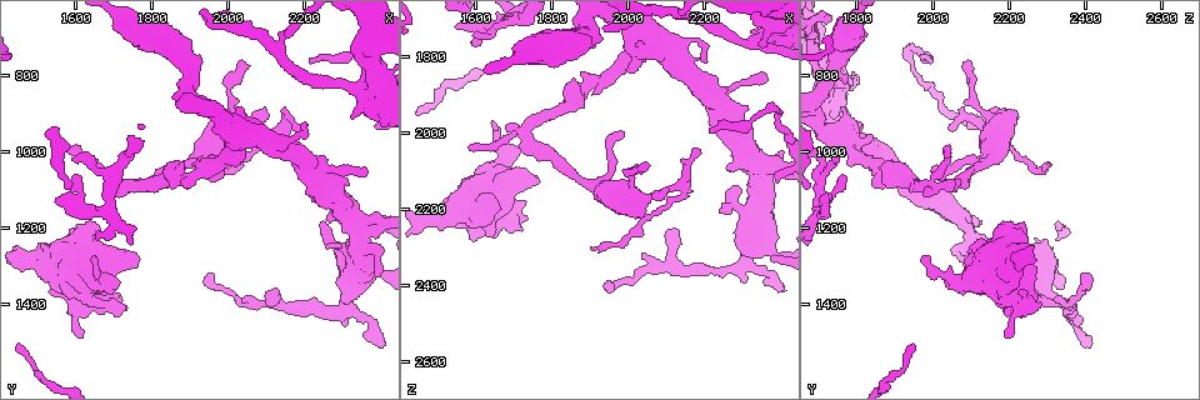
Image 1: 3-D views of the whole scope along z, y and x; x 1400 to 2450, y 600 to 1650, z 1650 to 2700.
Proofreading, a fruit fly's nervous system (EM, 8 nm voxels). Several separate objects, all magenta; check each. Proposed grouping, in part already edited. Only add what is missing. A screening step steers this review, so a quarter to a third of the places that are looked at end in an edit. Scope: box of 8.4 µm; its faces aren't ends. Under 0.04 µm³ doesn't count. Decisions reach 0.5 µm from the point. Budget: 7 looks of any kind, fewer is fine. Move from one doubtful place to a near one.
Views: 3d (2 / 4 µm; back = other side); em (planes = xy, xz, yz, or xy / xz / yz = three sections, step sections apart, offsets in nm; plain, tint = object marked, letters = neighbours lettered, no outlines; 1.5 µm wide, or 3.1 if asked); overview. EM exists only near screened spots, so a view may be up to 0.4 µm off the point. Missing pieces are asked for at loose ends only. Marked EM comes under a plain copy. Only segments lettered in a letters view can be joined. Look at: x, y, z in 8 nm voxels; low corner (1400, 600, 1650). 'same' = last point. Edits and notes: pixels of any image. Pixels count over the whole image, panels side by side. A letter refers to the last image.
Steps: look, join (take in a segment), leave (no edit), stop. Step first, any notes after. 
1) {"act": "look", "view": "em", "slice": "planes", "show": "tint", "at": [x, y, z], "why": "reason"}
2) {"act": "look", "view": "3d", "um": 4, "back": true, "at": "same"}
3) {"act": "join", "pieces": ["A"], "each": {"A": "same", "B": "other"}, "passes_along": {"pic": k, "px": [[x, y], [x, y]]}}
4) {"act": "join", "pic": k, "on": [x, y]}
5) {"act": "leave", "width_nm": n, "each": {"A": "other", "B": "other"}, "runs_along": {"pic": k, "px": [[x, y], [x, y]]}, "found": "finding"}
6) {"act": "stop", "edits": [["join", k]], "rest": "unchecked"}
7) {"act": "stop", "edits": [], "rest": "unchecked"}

{"act": "look", "view": "3d", "um": 4, "at": [2200, 930, 1820], "why": "branch stops here"}

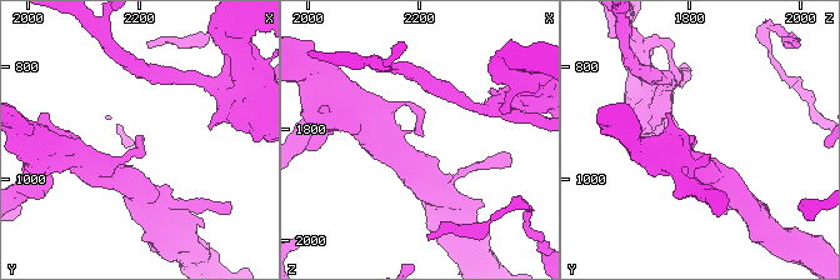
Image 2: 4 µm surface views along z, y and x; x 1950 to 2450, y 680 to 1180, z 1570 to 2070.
{"act": "look", "view": "em", "slice": "xz", "step": 4, "show": "letters", "at": [2195, 925, 1820], "why": "now the EM"}

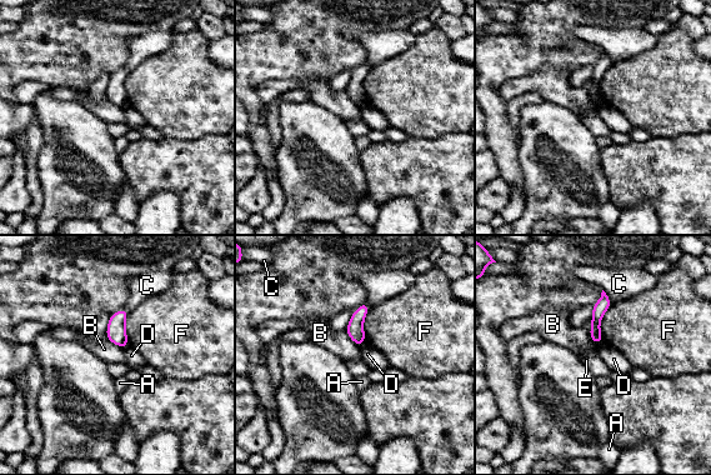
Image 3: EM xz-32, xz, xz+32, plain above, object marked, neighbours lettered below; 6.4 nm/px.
{"act": "leave", "each": {"A": "other", "B": "other", "C": "other", "D": "other", "E": "other", "F": "other"}, "border": {"pic": 3, "px": [[590, 320], [590, 338], [597, 344]]}, "found": "none of them fits"}

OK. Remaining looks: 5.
{"act": "look", "view": "em", "slice": "planes", "show": "letters", "at": [1680, 1095, 1990], "why": "branch stops here"}

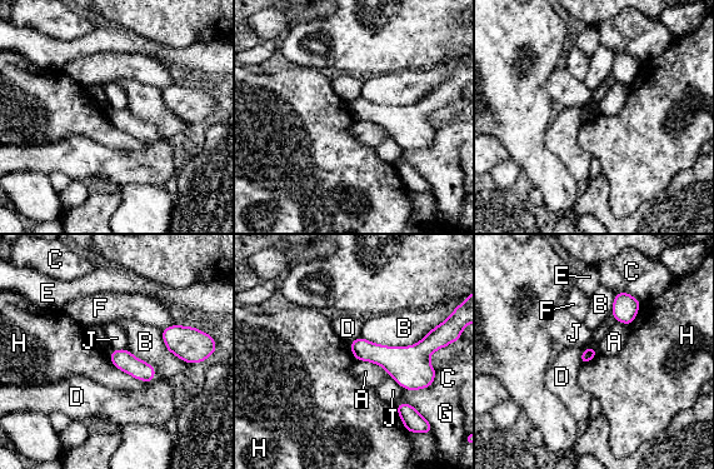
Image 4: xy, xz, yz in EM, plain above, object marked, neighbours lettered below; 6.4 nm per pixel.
{"act": "leave", "each": {"A": "other", "B": "other", "C": "other", "D": "other", "E": "other", "F": "other", "G": "other", "H": "other", "J": "other"}, "border": {"pic": 4, "px": [[109, 358], [119, 369], [146, 383]]}, "found": "no lettered segment goes on from it"}

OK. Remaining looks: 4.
{"act": "look", "view": "em", "slice": "xz", "step": 8, "show": "letters", "at": [1550, 1120, 1720], "why": "branch stops here"}

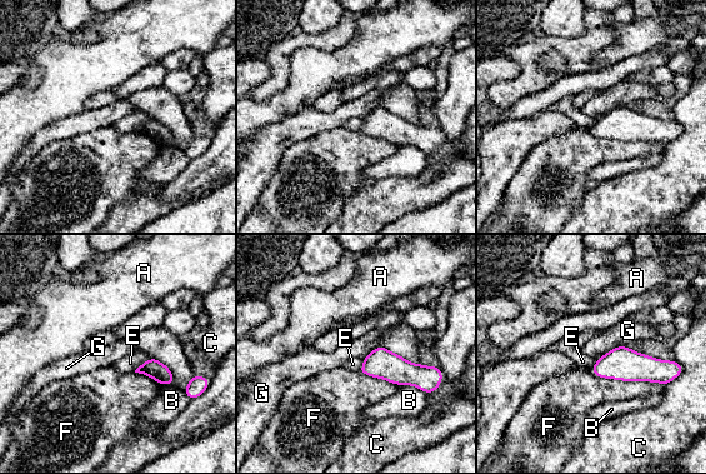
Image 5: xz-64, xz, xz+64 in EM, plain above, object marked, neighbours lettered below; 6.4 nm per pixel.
{"act": "look", "view": "em", "slice": "planes", "show": "letters", "at": "same", "why": "cut it another way"}

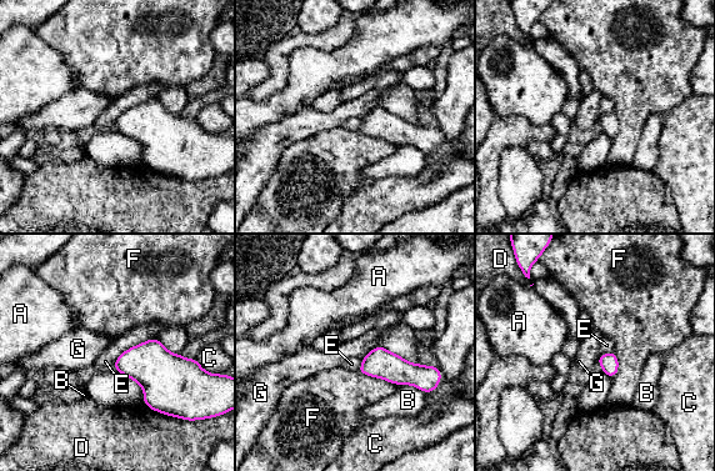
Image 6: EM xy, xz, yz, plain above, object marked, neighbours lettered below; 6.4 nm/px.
{"act": "leave", "width_nm": 120, "each": {"A": "other", "B": "other", "C": "other", "D": "other", "E": "other", "F": "other", "G": "other"}, "border": {"pic": 6, "px": [[156, 336], [124, 350], [111, 367]]}, "found": "no lettered segment goes on from it"}

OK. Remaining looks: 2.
{"act": "stop", "edits": [], "rest": "unchecked"}

